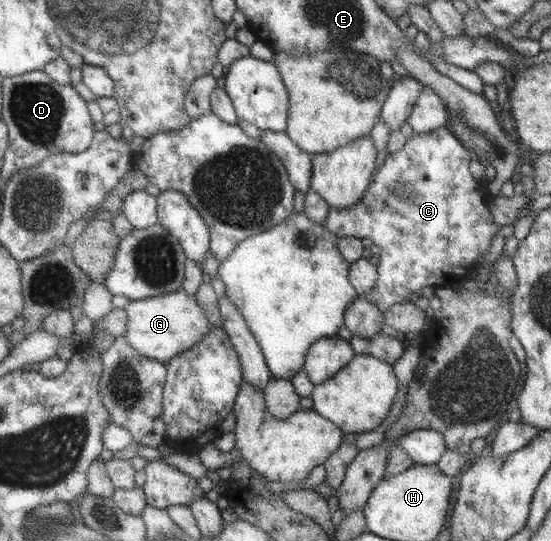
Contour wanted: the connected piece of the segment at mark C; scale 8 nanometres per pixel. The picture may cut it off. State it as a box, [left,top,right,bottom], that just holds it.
[325,127,499,312]

